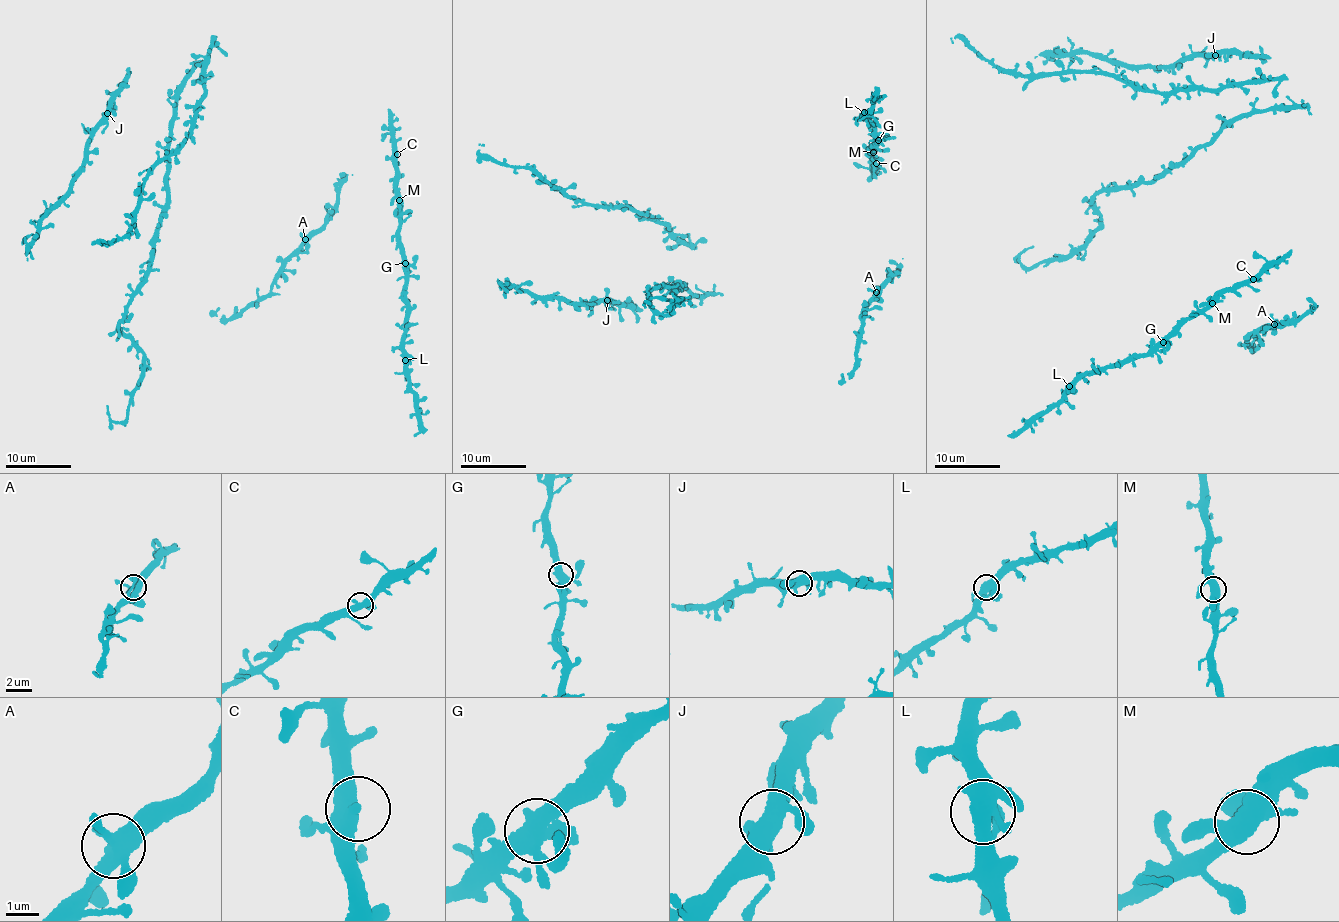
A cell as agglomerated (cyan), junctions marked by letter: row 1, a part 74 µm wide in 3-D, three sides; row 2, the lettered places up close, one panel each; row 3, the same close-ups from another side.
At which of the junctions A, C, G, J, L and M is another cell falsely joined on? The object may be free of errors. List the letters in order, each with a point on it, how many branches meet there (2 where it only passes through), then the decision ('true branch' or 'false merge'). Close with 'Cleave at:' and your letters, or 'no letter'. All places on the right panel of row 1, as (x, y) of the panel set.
A: at (1274, 324); 4 branches meet; true branch
C: at (1253, 279); 3 branches meet; true branch
G: at (1163, 342); 4 branches meet; true branch
J: at (1215, 55); 4 branches meet; true branch
L: at (1069, 386); 4 branches meet; true branch
M: at (1212, 303); 4 branches meet; true branch
Cleave at: no letter

